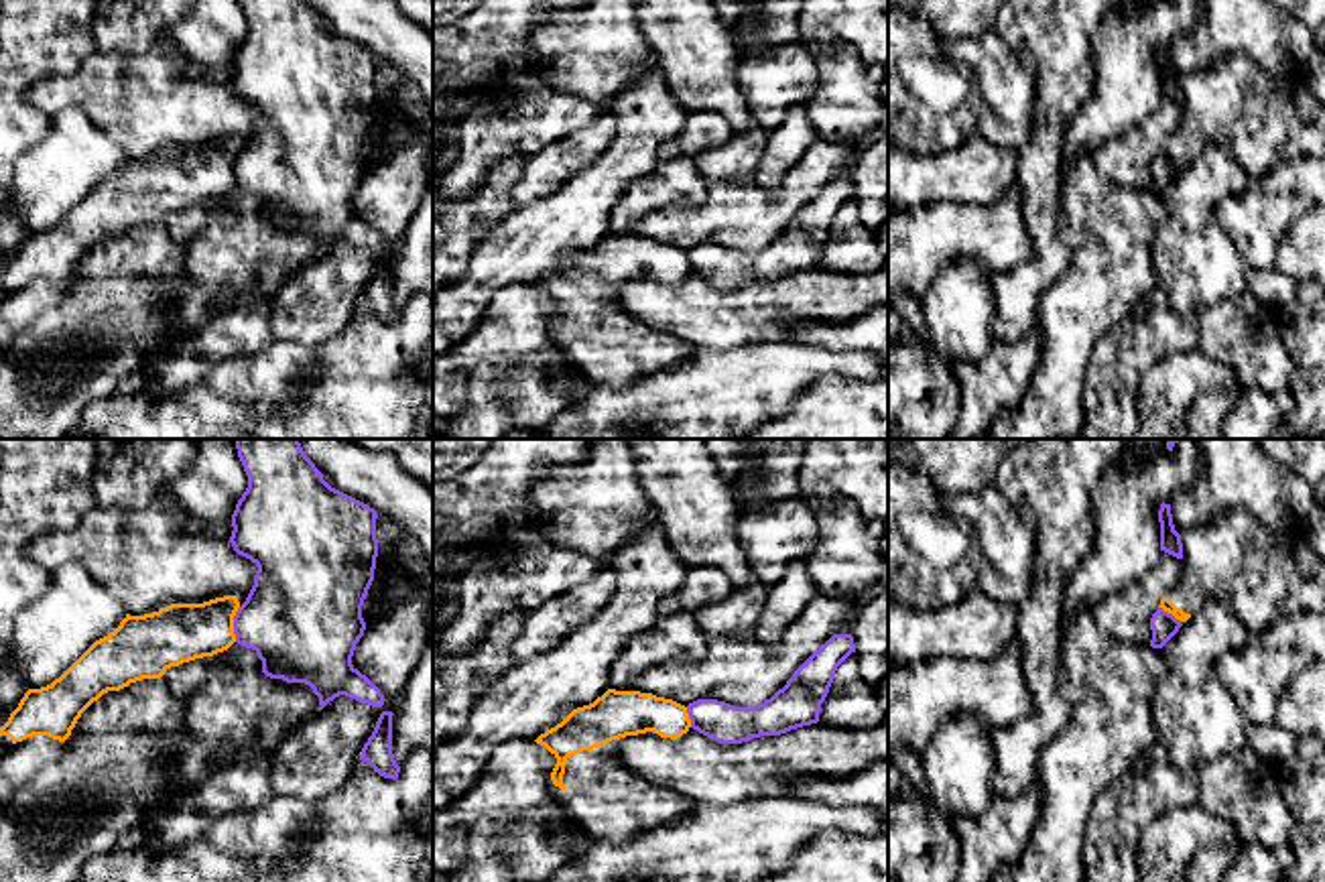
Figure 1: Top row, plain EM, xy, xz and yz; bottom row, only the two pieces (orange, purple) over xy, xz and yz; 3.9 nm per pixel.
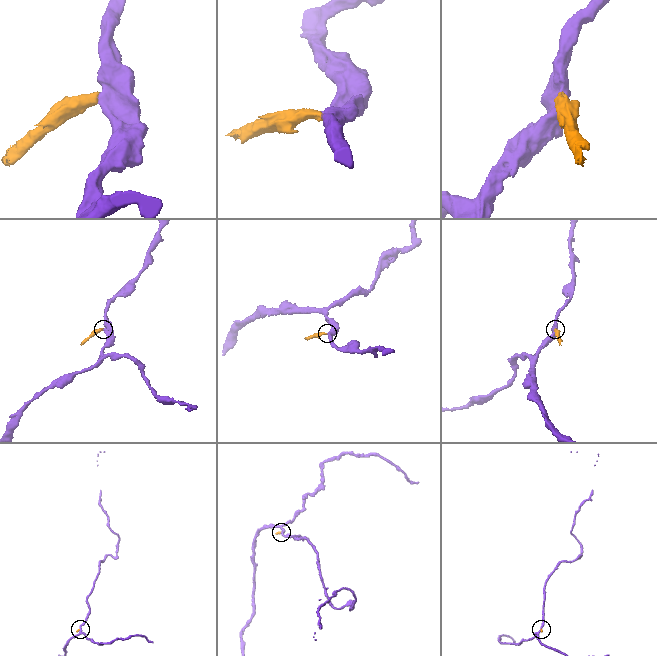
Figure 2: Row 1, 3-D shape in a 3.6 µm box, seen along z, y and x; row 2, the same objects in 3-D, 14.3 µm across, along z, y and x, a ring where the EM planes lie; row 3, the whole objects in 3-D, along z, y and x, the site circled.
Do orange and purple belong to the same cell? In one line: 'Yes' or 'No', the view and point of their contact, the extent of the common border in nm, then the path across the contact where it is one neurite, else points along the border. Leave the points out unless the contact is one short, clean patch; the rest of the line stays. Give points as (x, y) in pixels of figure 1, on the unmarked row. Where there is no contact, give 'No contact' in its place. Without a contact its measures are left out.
No. Touches orange at xy (232, 169). Shared border 150 nm. Boundary: xy (240, 151), (234, 161), (234, 185)

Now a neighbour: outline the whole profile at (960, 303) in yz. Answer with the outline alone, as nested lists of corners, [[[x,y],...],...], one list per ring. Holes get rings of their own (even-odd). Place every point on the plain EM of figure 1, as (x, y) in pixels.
[[[973,258],[941,266],[921,299],[933,348],[953,366],[982,360],[994,343],[994,280]]]

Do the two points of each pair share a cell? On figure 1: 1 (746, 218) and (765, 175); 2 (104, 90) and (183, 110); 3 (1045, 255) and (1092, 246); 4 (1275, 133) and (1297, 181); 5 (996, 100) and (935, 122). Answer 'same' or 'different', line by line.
1: different
2: same
3: different
4: different
5: different

